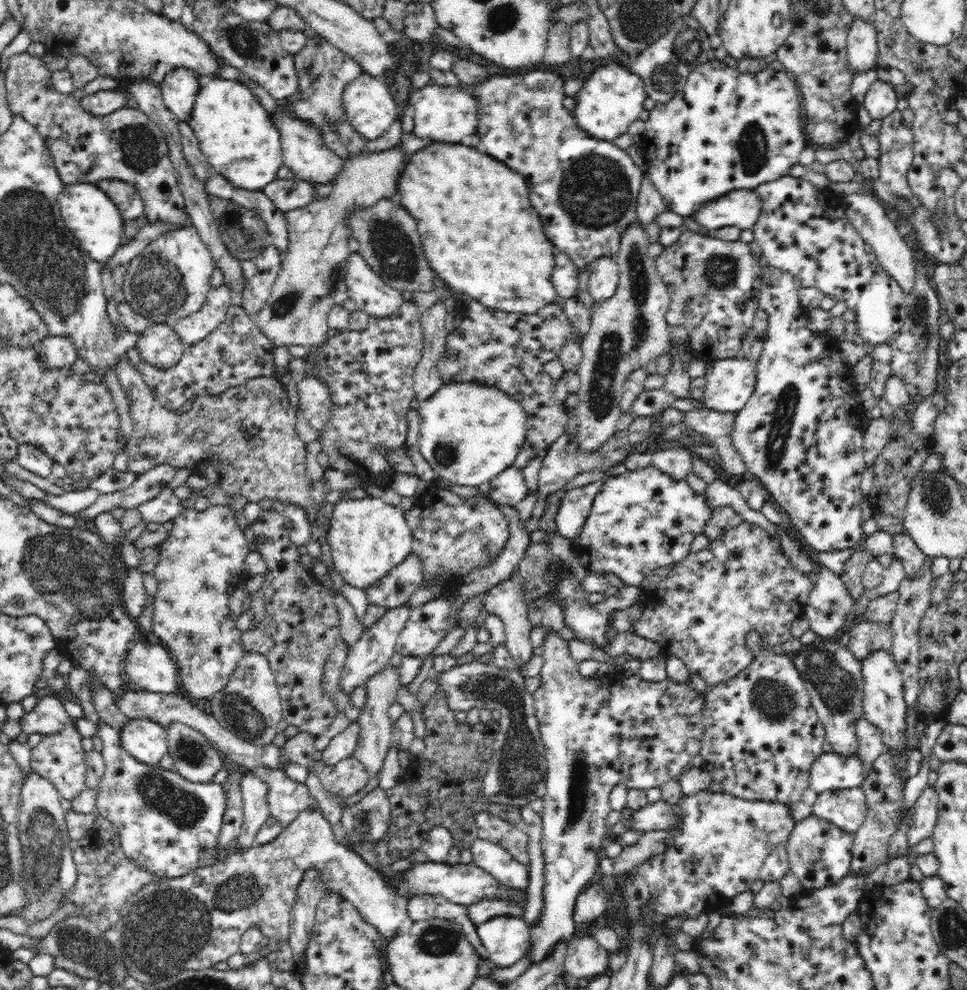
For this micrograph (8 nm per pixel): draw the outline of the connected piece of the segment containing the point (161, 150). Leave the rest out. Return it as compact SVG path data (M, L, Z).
M29 53L11 56L6 70L7 108L12 116L20 116L37 129L44 138L48 149L65 185L97 184L100 180L120 180L132 184L140 194L145 205L145 218L148 222L163 220L173 224L172 228L180 228L189 224L186 204L179 190L176 173L169 158L169 147L162 130L140 109L124 107L107 116L94 116L86 112L80 101L72 94L62 94L51 88L52 71L48 69L42 57Z

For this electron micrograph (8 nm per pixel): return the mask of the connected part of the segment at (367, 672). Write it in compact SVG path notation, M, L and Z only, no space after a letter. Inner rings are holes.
M408 604L403 606L388 609L385 614L378 619L370 627L364 627L365 632L362 637L349 648L346 662L344 664L344 670L342 670L341 676L341 688L350 694L354 688L363 686L363 683L370 679L377 671L382 670L384 666L387 666L390 662L392 654L395 654L395 647L404 629L404 626L408 620L410 620L410 614L412 607Z

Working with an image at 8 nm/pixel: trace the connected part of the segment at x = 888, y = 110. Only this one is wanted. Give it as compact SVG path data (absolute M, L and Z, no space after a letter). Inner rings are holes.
M878 79L869 86L862 105L873 120L882 120L896 110L900 95L894 89Z

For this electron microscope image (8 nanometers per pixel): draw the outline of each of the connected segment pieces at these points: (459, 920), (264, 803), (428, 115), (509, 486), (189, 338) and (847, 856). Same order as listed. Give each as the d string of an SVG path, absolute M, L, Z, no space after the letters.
M409 895L406 897L406 909L410 923L441 918L457 924L477 953L484 954L484 945L476 933L477 926L466 917L465 906L452 904L441 895Z
M250 771L241 777L243 823L237 848L250 848L256 844L256 832L271 816L267 796L268 785Z
M426 85L412 91L409 99L410 115L414 118L414 136L430 143L465 143L468 136L477 134L479 105L476 97L456 85Z
M514 466L508 467L500 474L494 476L490 482L485 485L487 495L498 506L516 506L522 502L528 494L528 488L524 483L522 469Z
M231 284L211 287L205 303L198 312L172 323L186 347L202 340L222 324L227 317L228 309L233 305L231 298Z
M808 816L808 818L794 824L794 828L786 840L786 854L790 861L791 873L806 890L837 885L850 873L853 842L853 833L846 832L817 816Z

